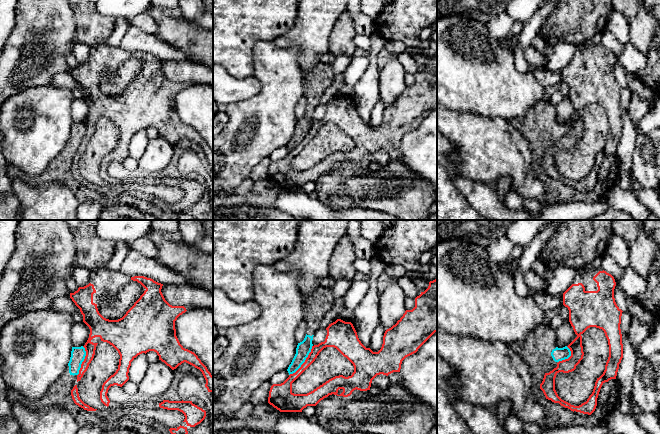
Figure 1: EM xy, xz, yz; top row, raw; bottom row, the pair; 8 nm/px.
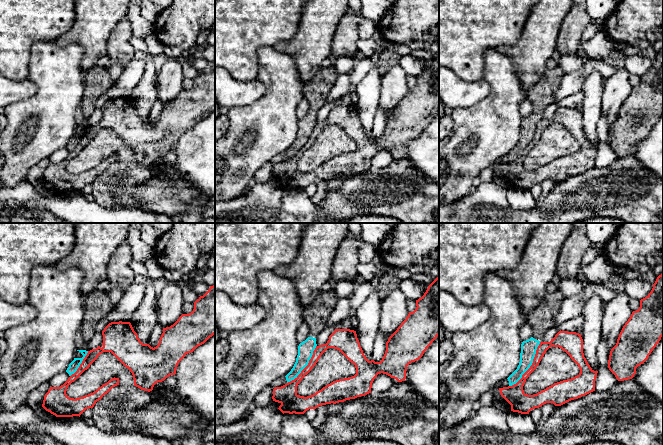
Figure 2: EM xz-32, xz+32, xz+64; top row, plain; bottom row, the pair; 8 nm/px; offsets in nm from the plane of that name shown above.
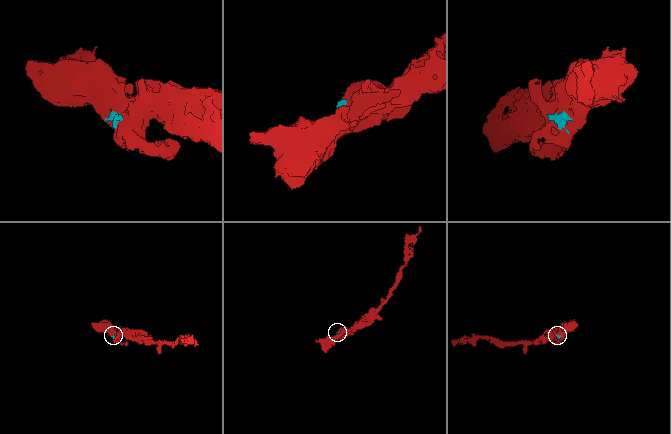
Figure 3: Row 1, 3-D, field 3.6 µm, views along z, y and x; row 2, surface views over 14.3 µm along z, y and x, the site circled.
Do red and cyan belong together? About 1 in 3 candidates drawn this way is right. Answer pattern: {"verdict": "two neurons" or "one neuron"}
{"verdict": "two neurons"}

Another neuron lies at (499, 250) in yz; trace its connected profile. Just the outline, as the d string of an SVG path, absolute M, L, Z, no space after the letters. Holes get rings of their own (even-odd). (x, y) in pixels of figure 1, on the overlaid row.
M506 235L493 241L487 247L490 261L499 264L505 262L511 254L513 247L514 244L509 240Z

